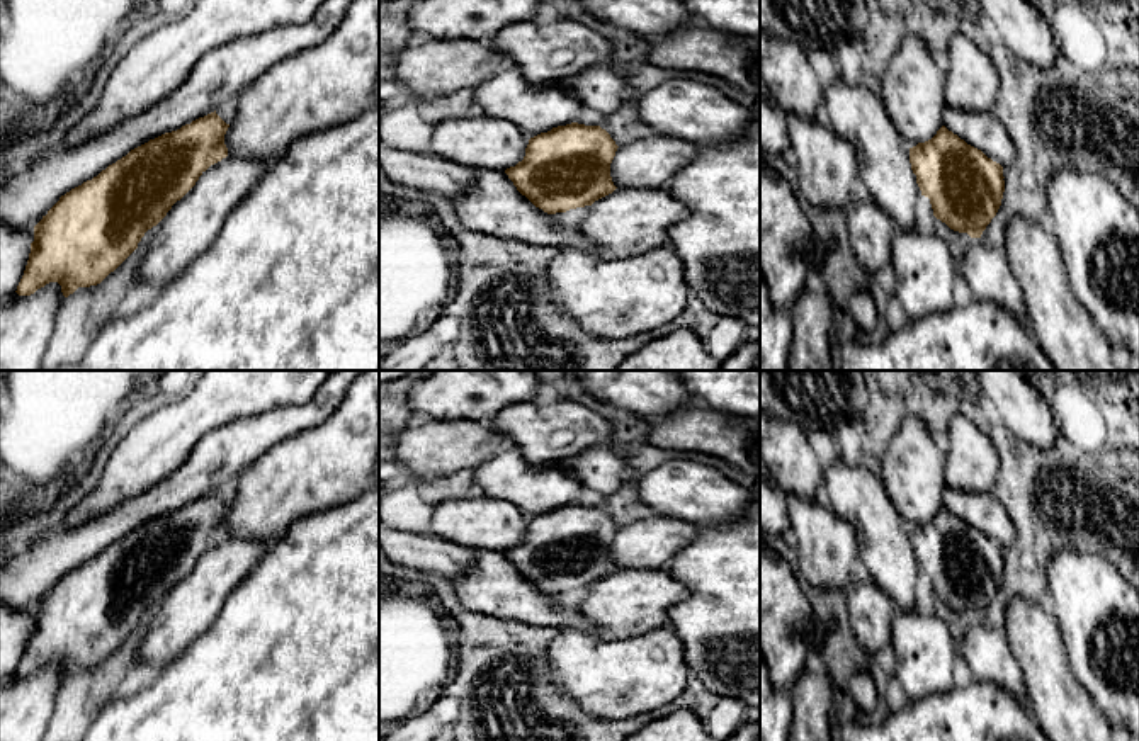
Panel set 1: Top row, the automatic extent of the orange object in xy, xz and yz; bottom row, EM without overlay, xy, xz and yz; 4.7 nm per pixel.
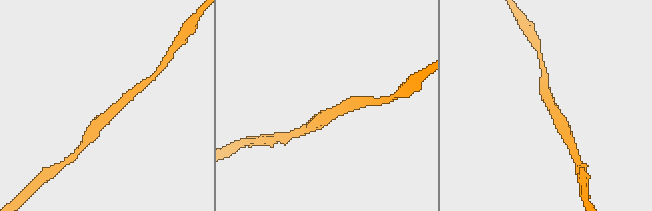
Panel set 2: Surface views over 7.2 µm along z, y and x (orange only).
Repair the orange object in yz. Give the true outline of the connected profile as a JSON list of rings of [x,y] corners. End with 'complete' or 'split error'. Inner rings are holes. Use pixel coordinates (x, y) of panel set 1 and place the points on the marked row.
[[[945,126],[932,139],[910,148],[910,163],[921,195],[930,199],[933,216],[954,231],[981,238],[1001,206],[1005,192],[1003,167]]] | complete

